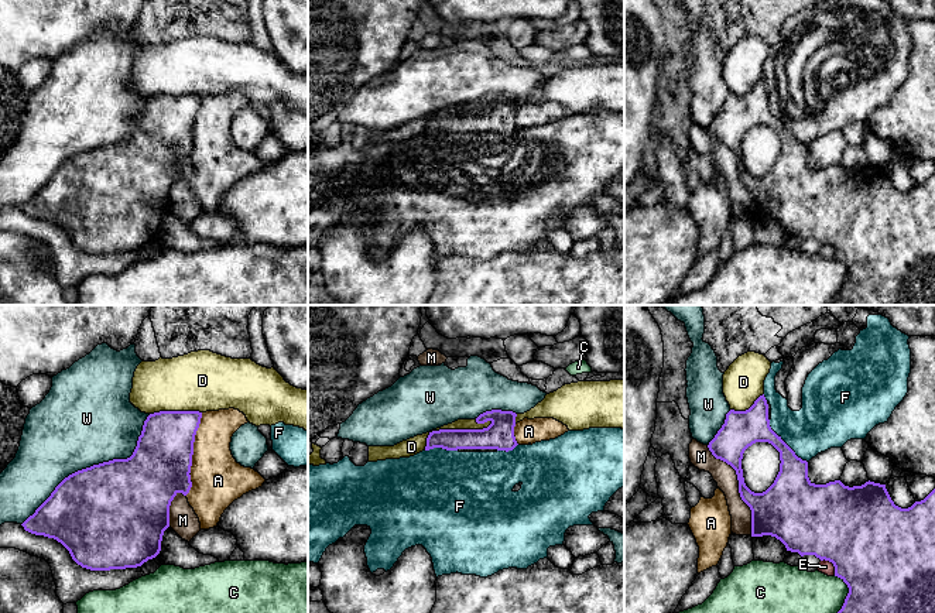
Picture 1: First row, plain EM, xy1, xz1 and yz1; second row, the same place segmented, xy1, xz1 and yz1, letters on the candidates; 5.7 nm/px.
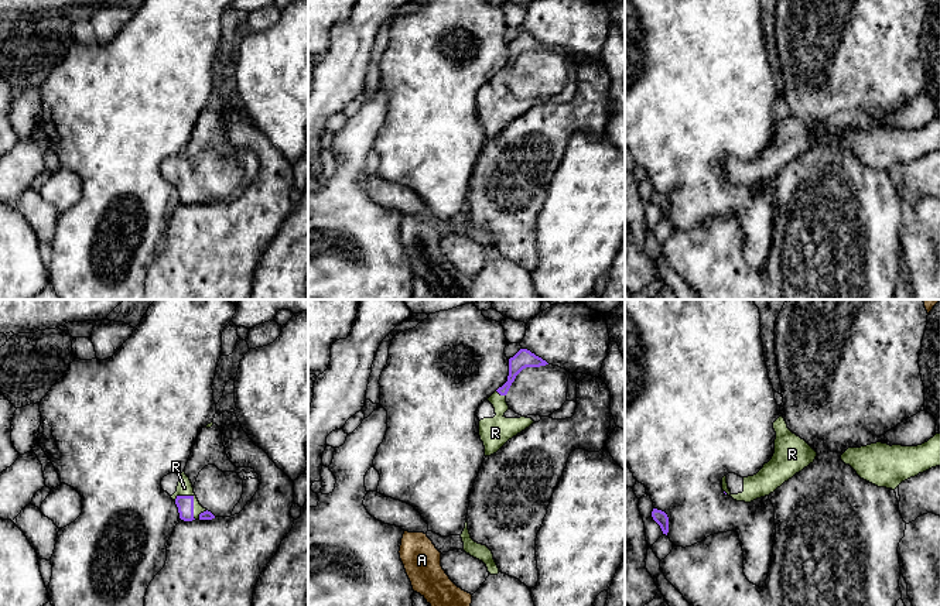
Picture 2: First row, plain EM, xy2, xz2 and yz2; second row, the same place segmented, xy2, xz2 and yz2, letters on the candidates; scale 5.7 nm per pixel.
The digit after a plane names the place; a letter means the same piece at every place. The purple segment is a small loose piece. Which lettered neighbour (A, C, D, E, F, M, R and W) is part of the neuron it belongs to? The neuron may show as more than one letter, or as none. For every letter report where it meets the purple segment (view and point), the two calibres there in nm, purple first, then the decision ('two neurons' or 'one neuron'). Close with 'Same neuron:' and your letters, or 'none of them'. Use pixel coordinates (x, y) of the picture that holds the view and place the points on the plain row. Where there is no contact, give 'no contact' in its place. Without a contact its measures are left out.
A: meets purple in xy1 at (192, 137); 340 nm thick on the purple side, 300 nm on the other; two neurons
C: meets purple in yz1 at (846, 281); 500 nm thick on the purple side, 380 nm on the other; two neurons
D: meets purple in xz1 at (452, 113); 140 nm thick on the purple side, 100 nm on the other; two neurons
E: meets purple in yz1 at (832, 246); 500 nm thick on the purple side, 80 nm on the other; two neurons
F: meets purple in yz1 at (784, 126); 200 nm thick on the purple side, 300 nm on the other; two neurons
M: meets purple in yz1 at (739, 171); 280 nm thick on the purple side, 120 nm on the other; two neurons
R: meets purple in xy2 at (192, 184); 100 nm thick on the purple side, 90 nm on the other; one neuron
W: meets purple in xy1 at (95, 149); 500 nm thick on the purple side, 500 nm on the other; two neurons
Same neuron: R

